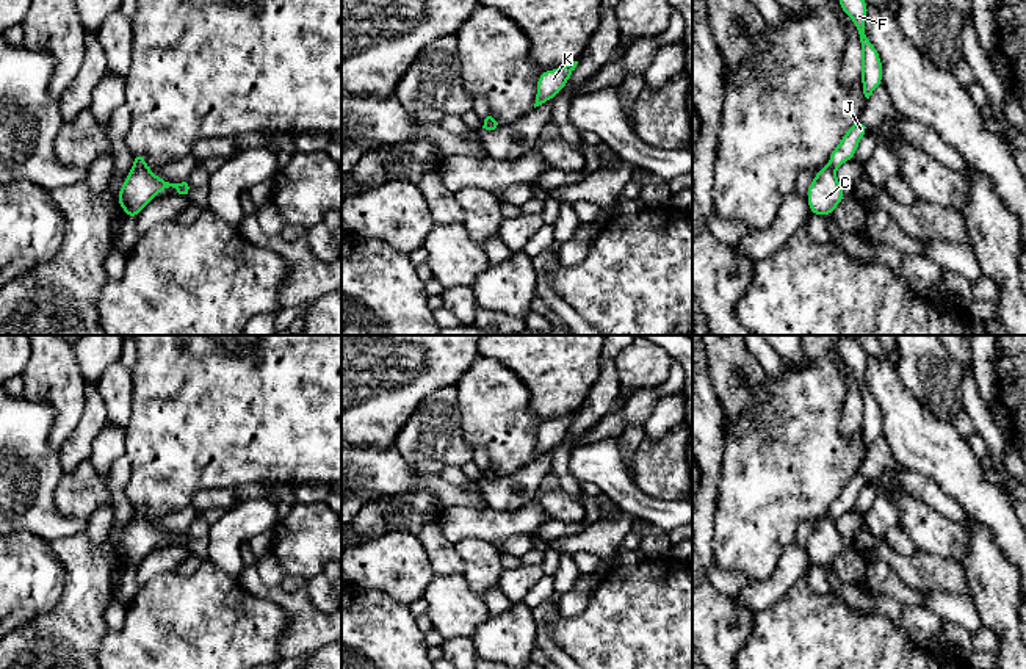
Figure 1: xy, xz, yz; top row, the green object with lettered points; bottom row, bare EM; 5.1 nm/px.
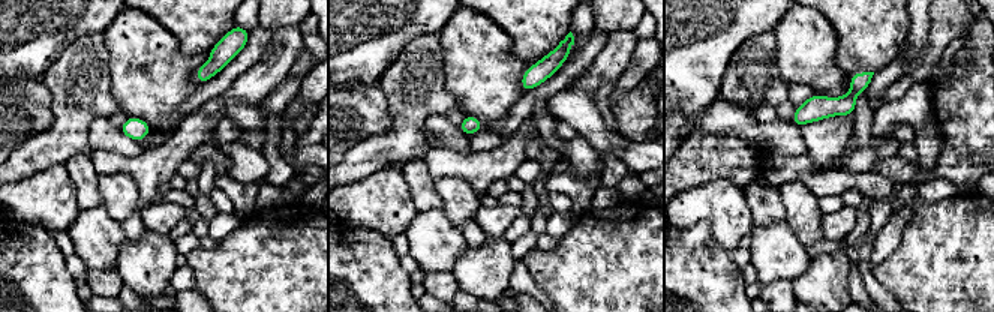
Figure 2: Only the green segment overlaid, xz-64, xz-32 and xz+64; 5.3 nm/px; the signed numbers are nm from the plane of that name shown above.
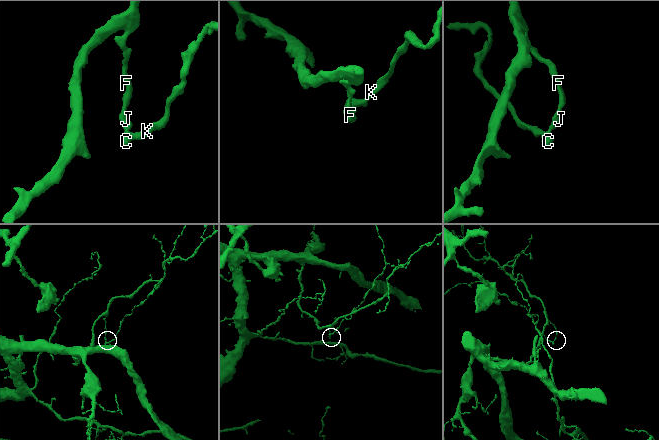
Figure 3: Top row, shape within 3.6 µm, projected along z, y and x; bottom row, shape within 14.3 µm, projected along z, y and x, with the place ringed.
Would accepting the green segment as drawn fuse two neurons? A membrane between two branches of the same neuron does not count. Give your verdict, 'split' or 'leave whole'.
split

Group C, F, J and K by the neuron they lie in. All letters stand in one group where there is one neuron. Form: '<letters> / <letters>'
C K / F J

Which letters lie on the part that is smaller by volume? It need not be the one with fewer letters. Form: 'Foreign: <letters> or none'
Foreign: C, K

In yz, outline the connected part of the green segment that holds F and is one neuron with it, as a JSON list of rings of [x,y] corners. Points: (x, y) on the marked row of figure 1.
[[[838,0],[840,8],[854,20],[862,44],[862,86],[866,99],[882,85],[882,60],[865,33],[868,5],[865,0]]]

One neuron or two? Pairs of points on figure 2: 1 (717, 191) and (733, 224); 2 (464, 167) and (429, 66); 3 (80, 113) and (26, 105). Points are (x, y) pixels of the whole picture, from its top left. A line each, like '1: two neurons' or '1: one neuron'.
1: one neuron
2: two neurons
3: two neurons

